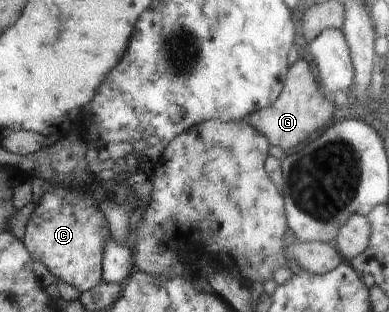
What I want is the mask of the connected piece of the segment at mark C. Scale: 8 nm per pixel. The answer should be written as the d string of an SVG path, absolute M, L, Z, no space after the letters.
M53 183L53 191L51 193L47 193L45 195L45 199L43 199L43 205L39 205L36 207L34 211L29 215L29 219L27 221L27 226L25 227L24 234L24 242L26 243L26 247L28 251L33 256L34 261L39 261L39 263L43 263L49 271L57 277L58 280L63 280L65 283L76 287L80 292L93 290L95 285L99 284L101 281L101 259L104 259L106 244L108 243L109 237L109 226L107 220L105 219L105 214L99 211L99 207L97 207L97 203L91 199L91 197L87 197L87 194L84 194L84 191L78 191L75 193L71 188L71 193L65 193L65 186L59 186Z

